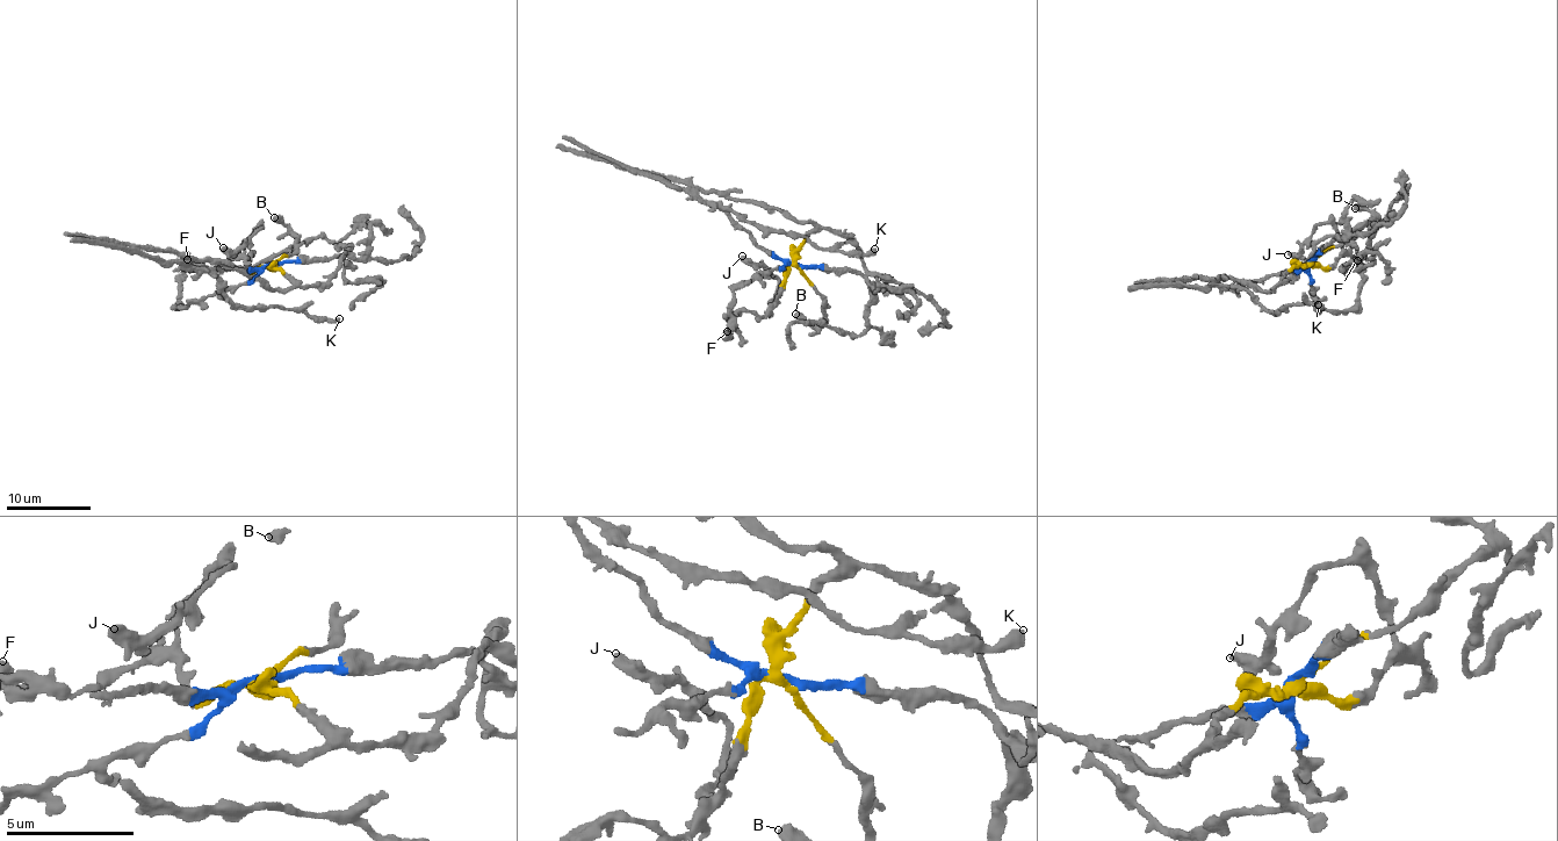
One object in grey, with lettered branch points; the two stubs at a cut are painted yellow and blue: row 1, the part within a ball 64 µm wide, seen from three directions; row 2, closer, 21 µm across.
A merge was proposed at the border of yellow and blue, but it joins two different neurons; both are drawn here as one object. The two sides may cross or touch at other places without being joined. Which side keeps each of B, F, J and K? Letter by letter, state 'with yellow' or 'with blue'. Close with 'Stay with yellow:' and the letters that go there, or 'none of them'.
B: with yellow
F: with blue
J: with yellow
K: with blue
Stay with yellow: B, J

